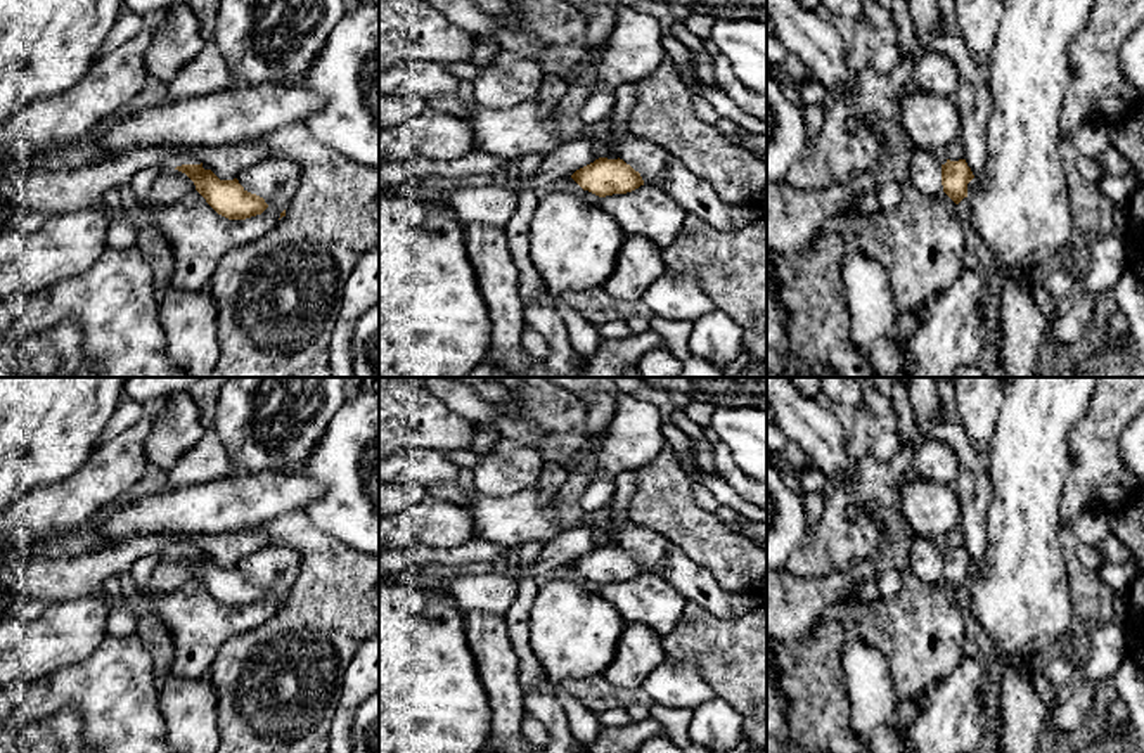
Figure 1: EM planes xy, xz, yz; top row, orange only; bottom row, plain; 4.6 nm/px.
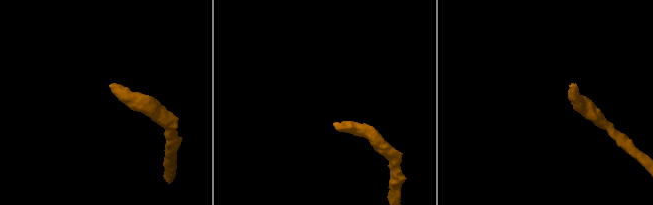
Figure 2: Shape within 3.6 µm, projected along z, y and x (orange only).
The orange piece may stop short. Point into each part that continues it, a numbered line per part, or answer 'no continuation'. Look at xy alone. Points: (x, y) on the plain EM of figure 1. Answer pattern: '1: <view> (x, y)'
1: xy (177, 546)

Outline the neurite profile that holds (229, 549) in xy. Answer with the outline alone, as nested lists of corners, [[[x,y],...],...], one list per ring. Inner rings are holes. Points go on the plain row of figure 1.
[[[253,530],[222,535],[199,535],[192,540],[201,547],[202,552],[209,554],[220,568],[234,568],[246,556],[268,545],[268,538]]]

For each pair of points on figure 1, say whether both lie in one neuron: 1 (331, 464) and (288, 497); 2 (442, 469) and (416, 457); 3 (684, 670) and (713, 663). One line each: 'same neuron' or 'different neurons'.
1: different neurons
2: same neuron
3: different neurons

